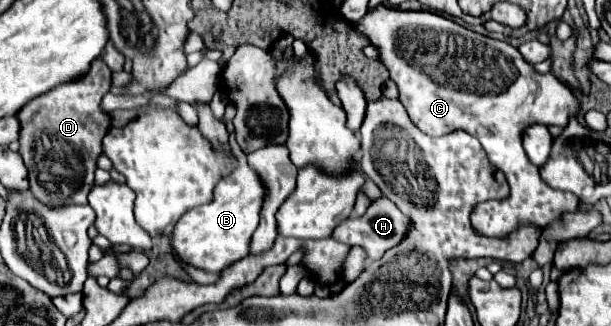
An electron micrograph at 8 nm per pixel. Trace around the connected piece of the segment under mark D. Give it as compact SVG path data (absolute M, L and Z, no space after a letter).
M95 59L87 77L57 85L51 93L31 99L19 113L19 155L29 169L29 193L51 209L83 205L93 189L93 173L101 155L101 137L111 125L111 115L101 109L101 99L111 89L111 71Z

